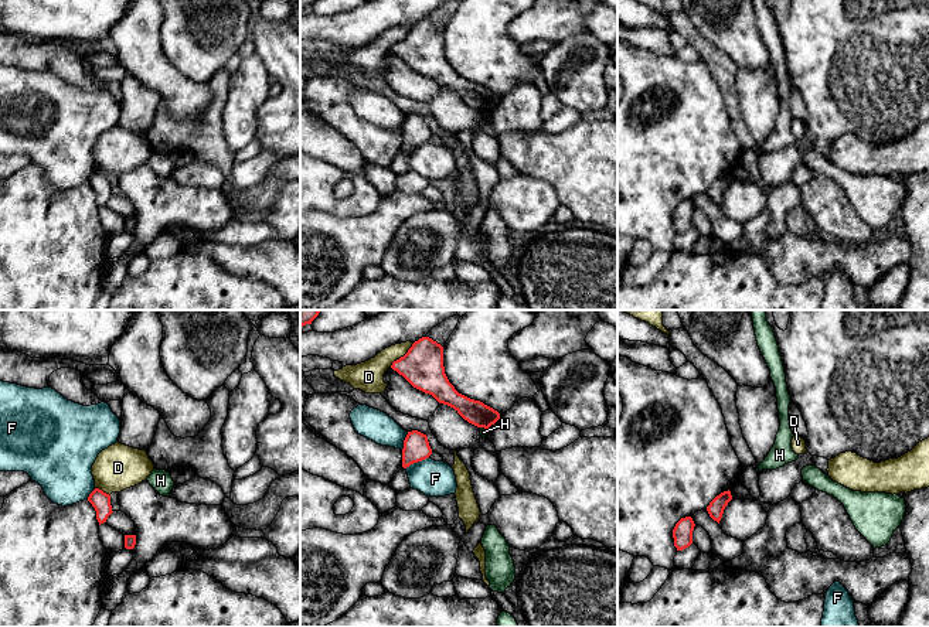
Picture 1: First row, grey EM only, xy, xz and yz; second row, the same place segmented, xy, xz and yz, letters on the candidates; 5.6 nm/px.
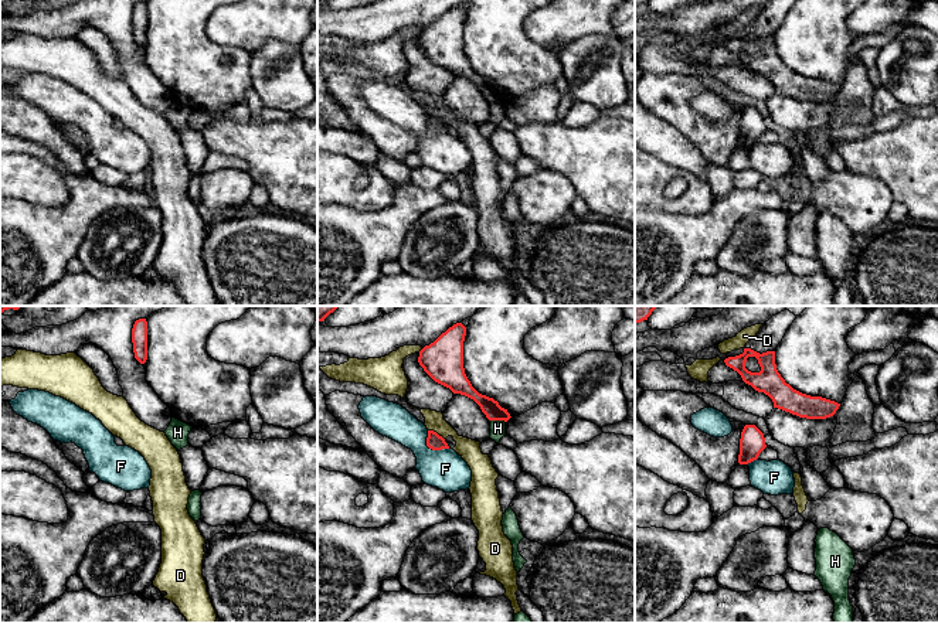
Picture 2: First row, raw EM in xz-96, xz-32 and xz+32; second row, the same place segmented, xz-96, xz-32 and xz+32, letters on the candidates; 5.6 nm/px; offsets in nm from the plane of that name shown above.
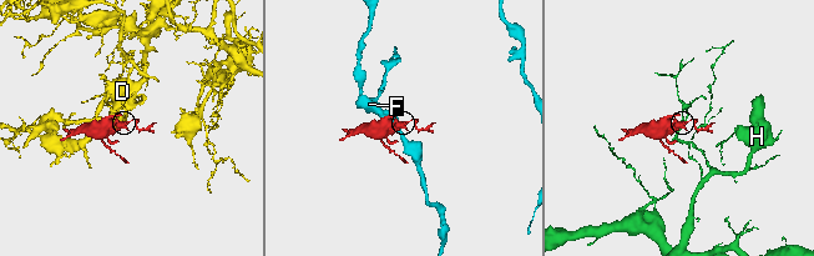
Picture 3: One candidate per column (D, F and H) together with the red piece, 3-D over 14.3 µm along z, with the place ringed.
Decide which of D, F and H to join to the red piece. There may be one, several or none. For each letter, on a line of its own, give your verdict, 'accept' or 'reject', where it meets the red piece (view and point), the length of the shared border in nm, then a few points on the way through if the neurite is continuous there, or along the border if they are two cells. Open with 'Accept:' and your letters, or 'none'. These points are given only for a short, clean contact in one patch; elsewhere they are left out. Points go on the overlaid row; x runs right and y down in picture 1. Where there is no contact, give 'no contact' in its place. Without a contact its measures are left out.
Accept: none
D: reject; contact xz (404, 355); length 190 nm
F: reject; contact xz (417, 462); length 150 nm; border xz (428, 456), (411, 463), (405, 469)
H: reject; contact xz (485, 428); length 50 nm; border xz (480, 426), (487, 429)

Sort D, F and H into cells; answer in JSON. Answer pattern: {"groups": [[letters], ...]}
{"groups": [["D"], ["F"], ["H"]]}

